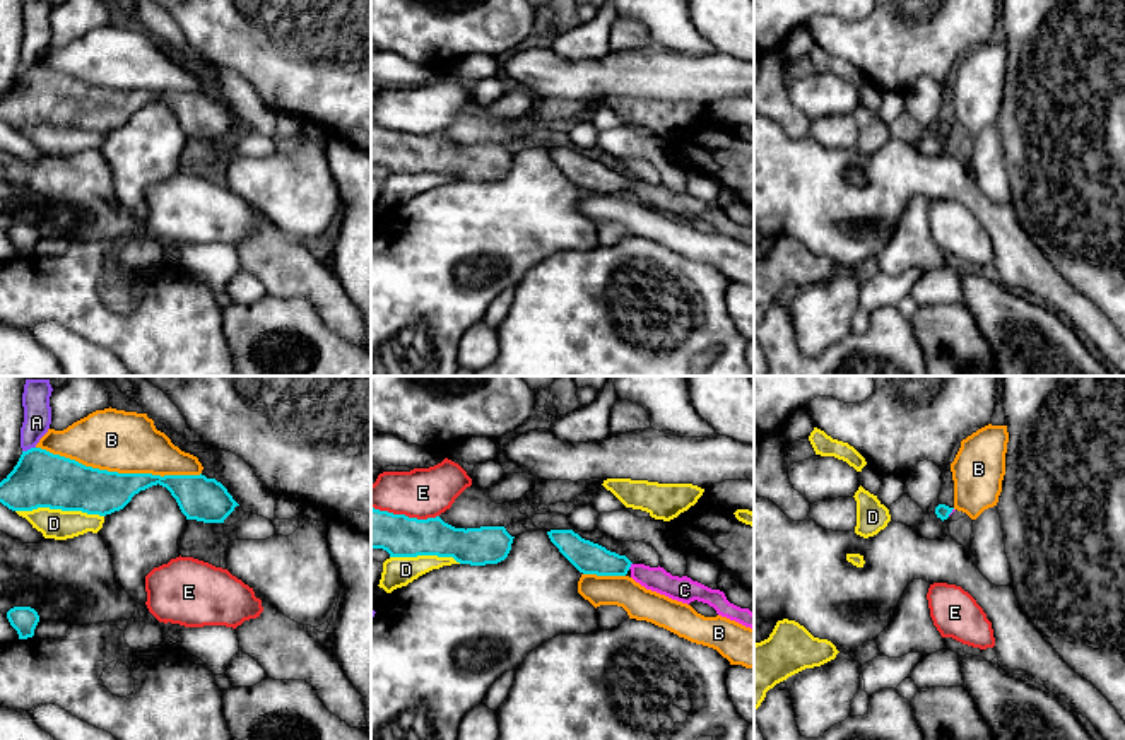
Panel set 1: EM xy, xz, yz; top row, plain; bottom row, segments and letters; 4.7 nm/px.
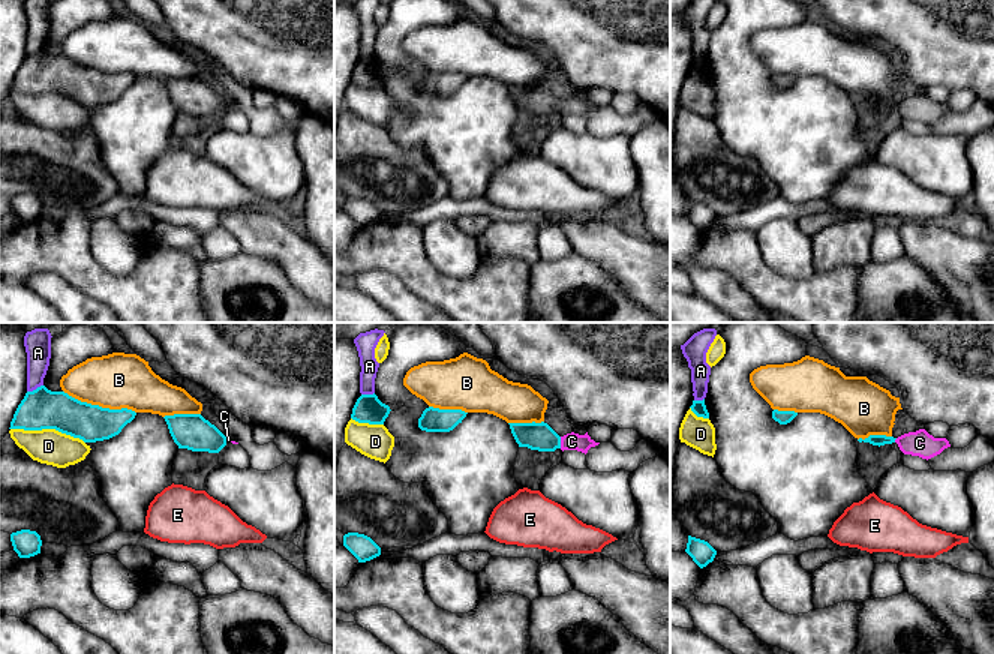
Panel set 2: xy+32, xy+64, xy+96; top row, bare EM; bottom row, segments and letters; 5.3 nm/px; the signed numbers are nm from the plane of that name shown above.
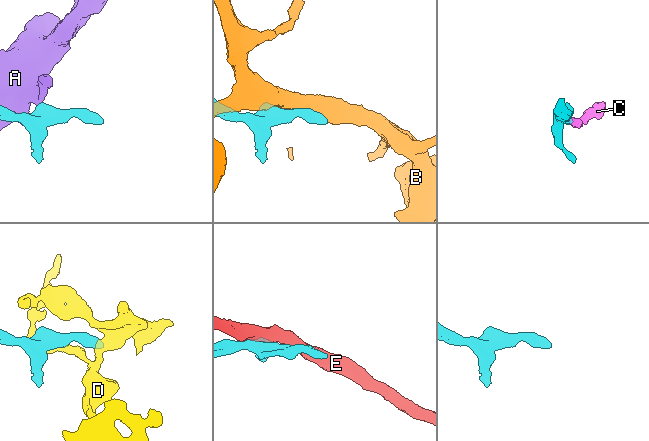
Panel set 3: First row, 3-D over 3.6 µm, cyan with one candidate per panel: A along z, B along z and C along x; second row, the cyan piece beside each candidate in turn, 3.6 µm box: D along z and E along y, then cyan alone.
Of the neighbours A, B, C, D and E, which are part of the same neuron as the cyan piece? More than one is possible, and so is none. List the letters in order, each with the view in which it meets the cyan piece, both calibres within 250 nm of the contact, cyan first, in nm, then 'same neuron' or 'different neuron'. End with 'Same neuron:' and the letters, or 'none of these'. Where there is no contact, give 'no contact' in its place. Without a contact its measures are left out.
A: xy | 260/130 nm | different neuron
B: xy | 240/300 nm | different neuron
C: xz | 150/110 nm | same neuron
D: xy | 260/140 nm | different neuron
E: xz | 190/240 nm | different neuron
Same neuron: C

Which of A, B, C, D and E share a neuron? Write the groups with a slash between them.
A / B / C / D / E

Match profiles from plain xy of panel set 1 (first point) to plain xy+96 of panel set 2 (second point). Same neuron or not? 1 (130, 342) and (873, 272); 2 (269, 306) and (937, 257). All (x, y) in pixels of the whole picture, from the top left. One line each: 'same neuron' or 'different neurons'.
1: different neurons
2: different neurons

